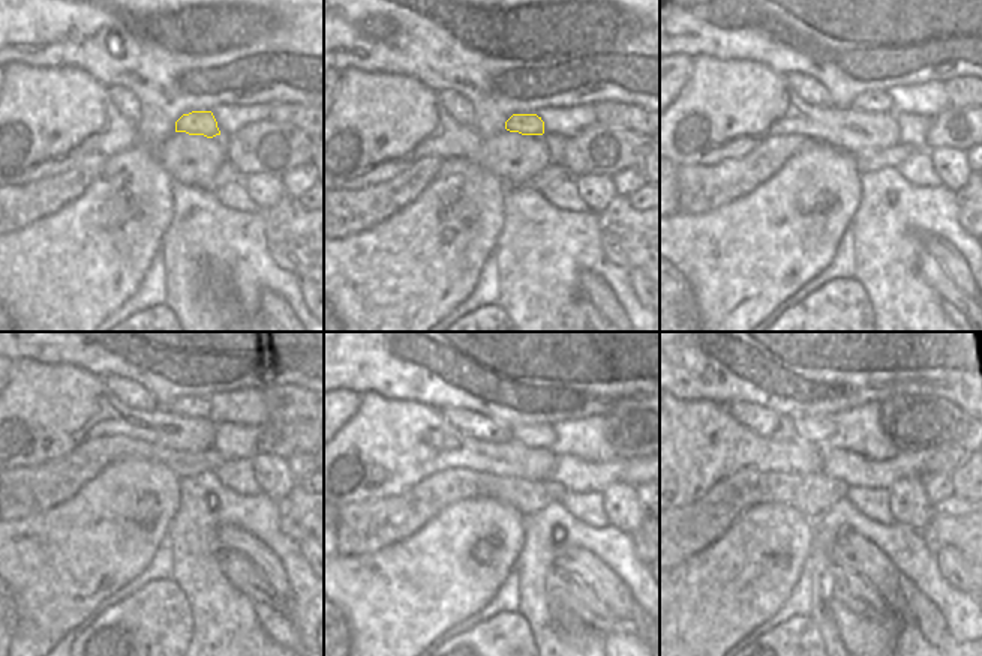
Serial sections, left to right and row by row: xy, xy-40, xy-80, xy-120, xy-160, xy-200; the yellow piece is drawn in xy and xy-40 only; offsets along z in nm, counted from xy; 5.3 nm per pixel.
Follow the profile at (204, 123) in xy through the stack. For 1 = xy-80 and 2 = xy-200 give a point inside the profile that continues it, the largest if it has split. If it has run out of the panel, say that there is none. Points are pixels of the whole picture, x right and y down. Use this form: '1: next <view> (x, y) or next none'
1: next xy-80 (859, 123)
2: next xy-200 (858, 430)

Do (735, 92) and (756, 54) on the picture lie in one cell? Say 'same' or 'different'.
different

